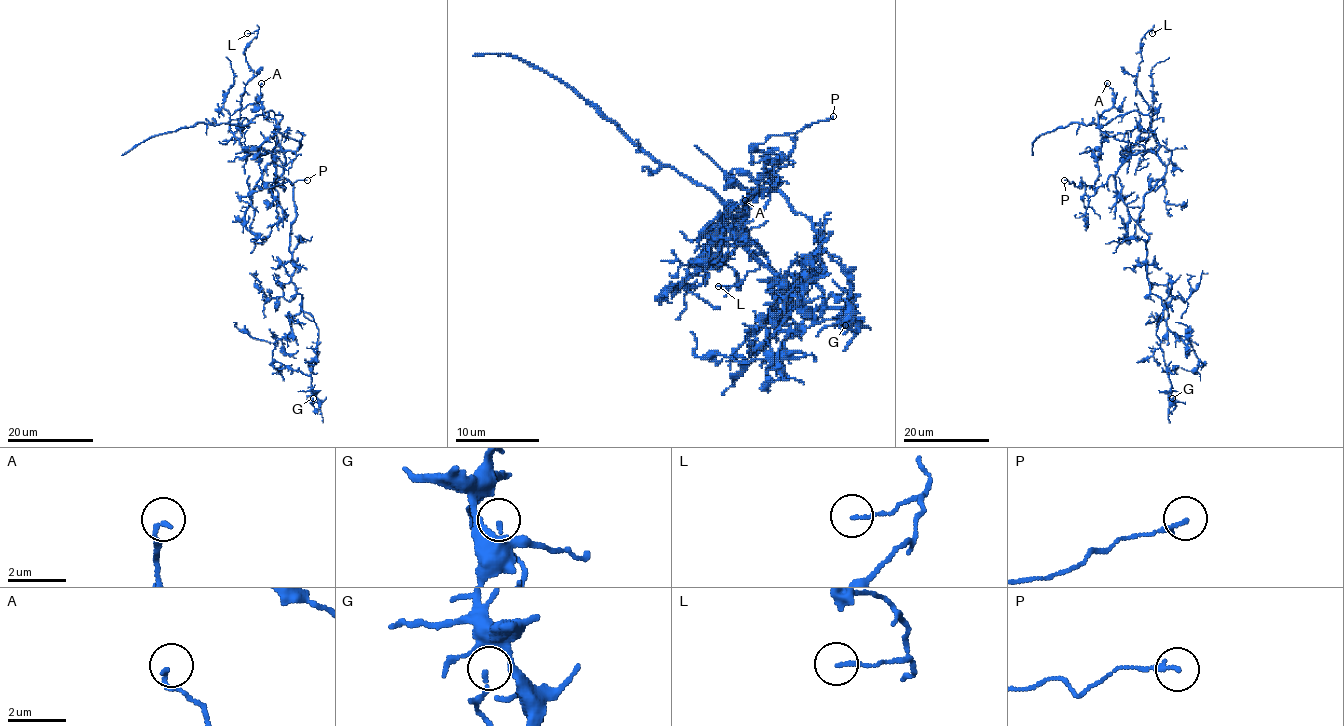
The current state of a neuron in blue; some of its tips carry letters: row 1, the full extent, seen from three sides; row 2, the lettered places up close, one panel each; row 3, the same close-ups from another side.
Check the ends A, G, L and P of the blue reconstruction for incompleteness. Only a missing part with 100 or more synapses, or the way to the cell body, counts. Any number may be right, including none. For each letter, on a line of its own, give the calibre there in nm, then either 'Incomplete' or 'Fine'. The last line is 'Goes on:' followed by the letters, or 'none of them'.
A: Thickness 140 nm. Fine
G: Thickness 160 nm. Fine
L: Thickness 110 nm. Fine
P: Thickness 140 nm. Fine
Goes on: none of them

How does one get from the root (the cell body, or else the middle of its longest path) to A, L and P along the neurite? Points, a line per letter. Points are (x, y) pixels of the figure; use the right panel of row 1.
A: (1163, 177), (1166, 165), (1154, 152), (1106, 136), (1100, 129), (1099, 118), (1114, 101), (1107, 83)
L: (1163, 177), (1166, 165), (1155, 153), (1131, 155), (1152, 122), (1153, 111), (1135, 81), (1141, 40), (1152, 33)
P: (1163, 177), (1161, 159), (1141, 151), (1091, 196), (1083, 182), (1077, 187), (1064, 180)

